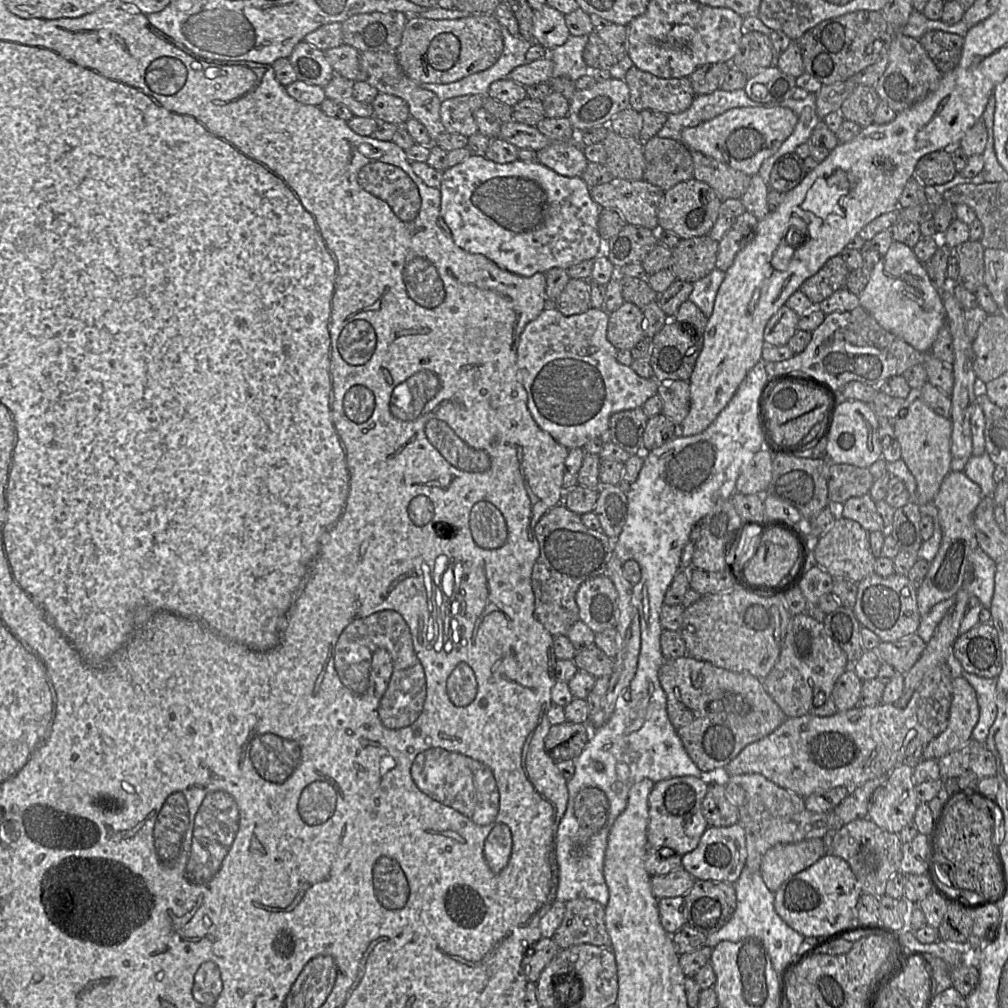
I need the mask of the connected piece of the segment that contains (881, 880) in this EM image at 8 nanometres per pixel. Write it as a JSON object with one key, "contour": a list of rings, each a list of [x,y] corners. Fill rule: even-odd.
{"contour":[[[857,819],[832,832],[828,853],[845,860],[854,873],[862,894],[884,896],[888,880],[899,872],[902,842],[898,834],[887,832],[870,819]]]}

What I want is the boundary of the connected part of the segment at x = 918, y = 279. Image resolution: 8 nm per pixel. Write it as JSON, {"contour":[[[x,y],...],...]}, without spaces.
{"contour":[[[895,240],[887,253],[869,271],[869,281],[858,297],[860,306],[867,310],[880,326],[921,352],[930,352],[939,330],[946,323],[943,297],[931,283],[925,264],[918,260],[913,249]]]}

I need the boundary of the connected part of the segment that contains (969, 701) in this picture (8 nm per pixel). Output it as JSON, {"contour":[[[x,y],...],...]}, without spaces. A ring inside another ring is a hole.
{"contour":[[[955,676],[952,680],[952,704],[948,725],[945,731],[925,746],[923,760],[938,760],[941,757],[962,748],[972,739],[972,731],[979,720],[979,705],[975,689],[963,676]]]}

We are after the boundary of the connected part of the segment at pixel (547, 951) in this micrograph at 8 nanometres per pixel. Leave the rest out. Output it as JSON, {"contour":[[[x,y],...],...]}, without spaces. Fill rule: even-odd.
{"contour":[[[541,938],[524,955],[521,967],[527,981],[537,982],[542,970],[560,951],[560,947],[551,938]]]}

